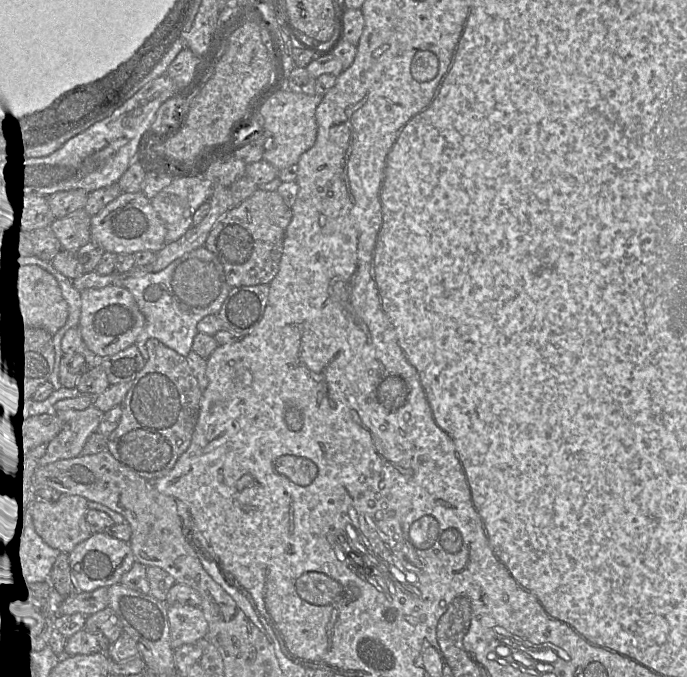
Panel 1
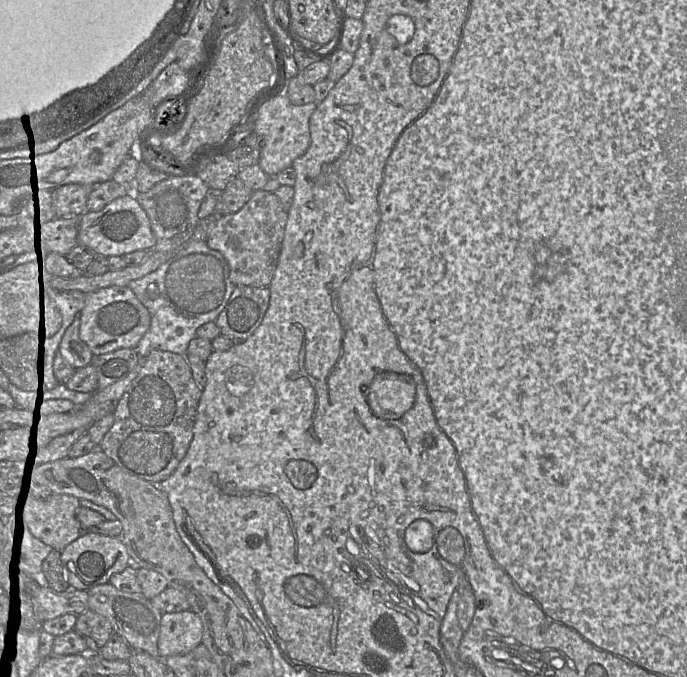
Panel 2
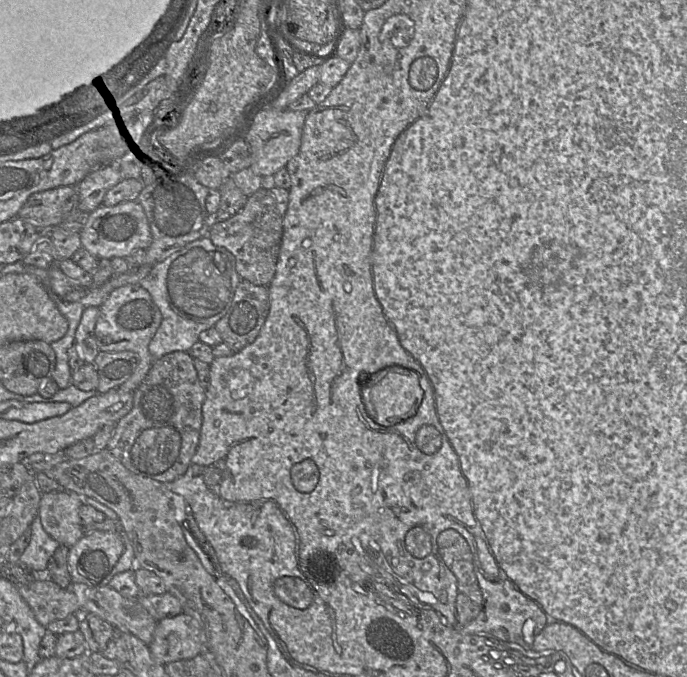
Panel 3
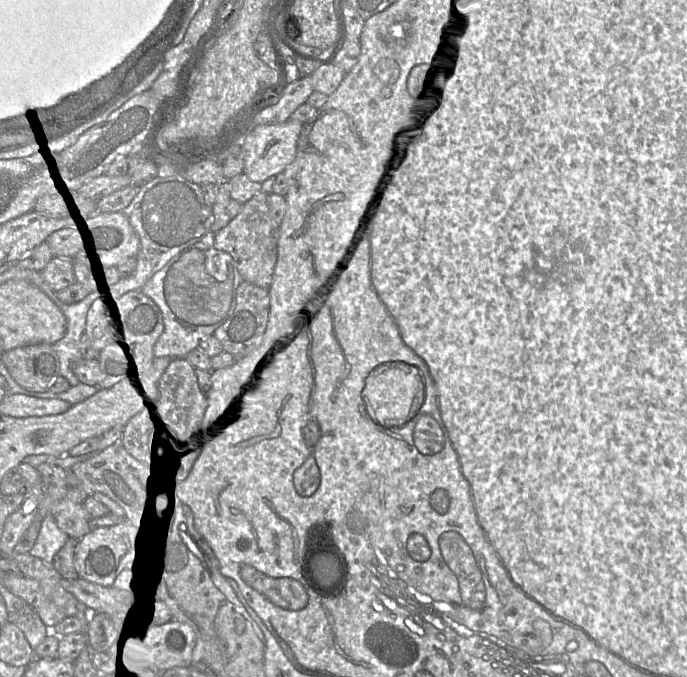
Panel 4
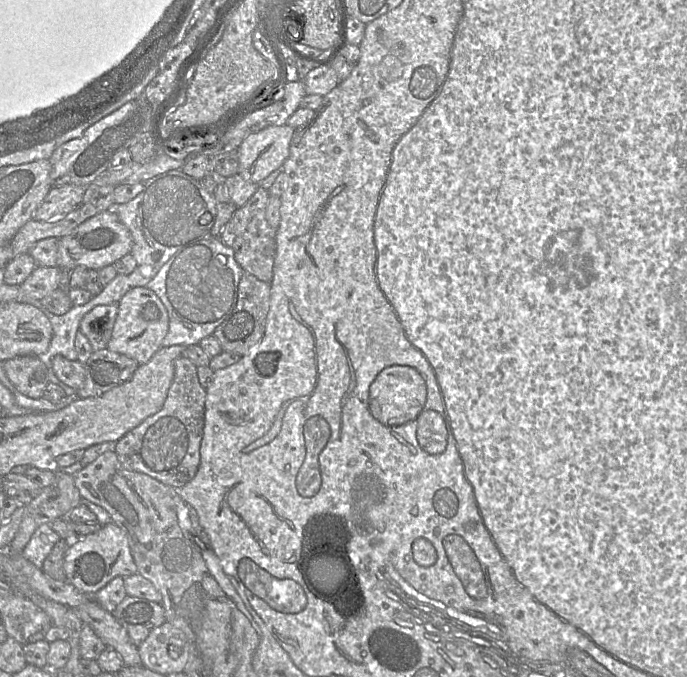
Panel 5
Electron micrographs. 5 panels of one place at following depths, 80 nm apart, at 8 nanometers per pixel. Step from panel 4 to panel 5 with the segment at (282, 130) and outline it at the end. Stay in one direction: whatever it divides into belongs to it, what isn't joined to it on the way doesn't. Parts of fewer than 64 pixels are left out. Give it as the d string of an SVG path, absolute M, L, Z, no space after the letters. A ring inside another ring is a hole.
M284 124L249 135L238 149L238 174L248 182L259 184L273 171L282 169L289 156L294 130Z

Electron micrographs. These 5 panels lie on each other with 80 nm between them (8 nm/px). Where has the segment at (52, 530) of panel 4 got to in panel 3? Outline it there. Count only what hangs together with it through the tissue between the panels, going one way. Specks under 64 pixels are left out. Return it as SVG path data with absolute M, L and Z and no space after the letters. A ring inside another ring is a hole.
M38 515L32 522L30 531L31 540L21 555L19 564L30 570L35 578L39 578L46 573L49 559L60 543L44 530Z

